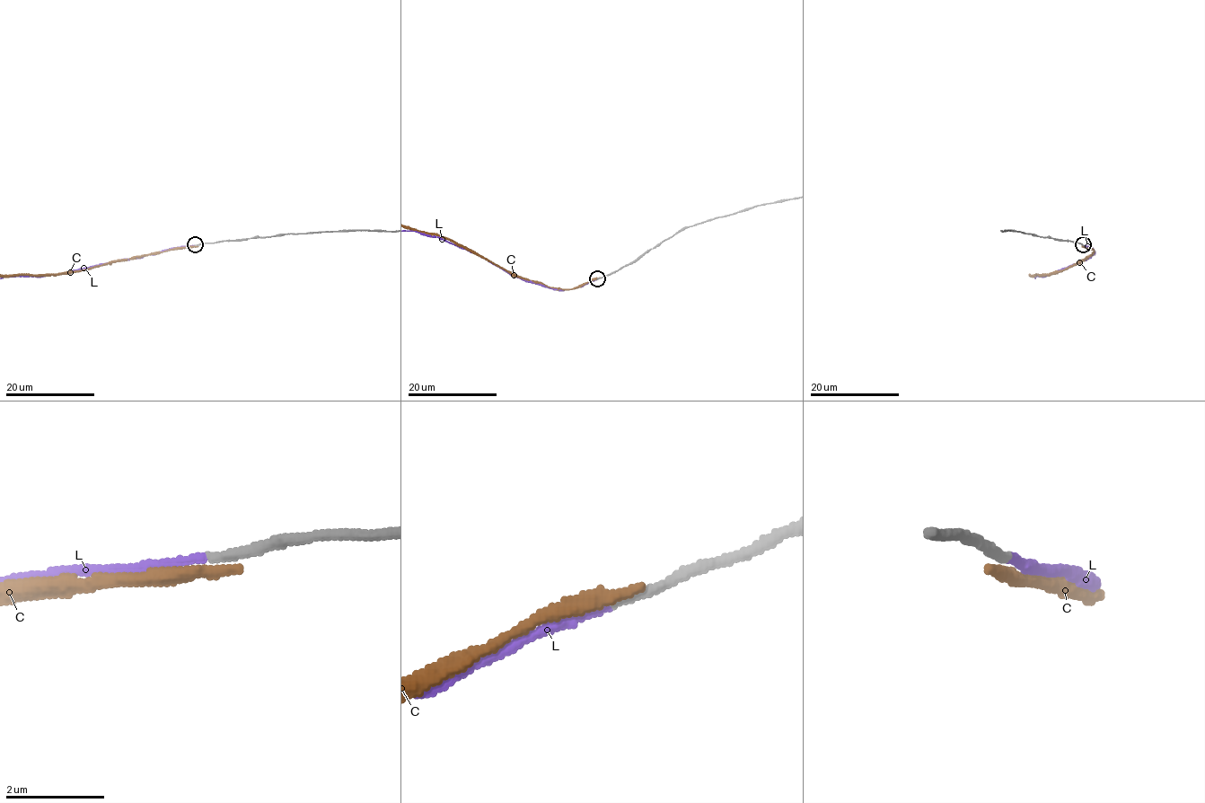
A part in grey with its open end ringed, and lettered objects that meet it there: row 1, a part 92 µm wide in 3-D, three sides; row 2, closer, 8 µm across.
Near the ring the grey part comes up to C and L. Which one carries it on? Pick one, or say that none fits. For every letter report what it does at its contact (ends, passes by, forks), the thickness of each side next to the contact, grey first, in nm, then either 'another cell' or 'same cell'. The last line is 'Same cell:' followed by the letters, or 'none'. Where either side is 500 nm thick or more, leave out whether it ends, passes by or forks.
C: it ends there; 240 nm thick on the grey side, 300 nm on the other; another cell
L: it ends there; 200 nm thick on the grey side, 180 nm on the other; same cell
Same cell: L

